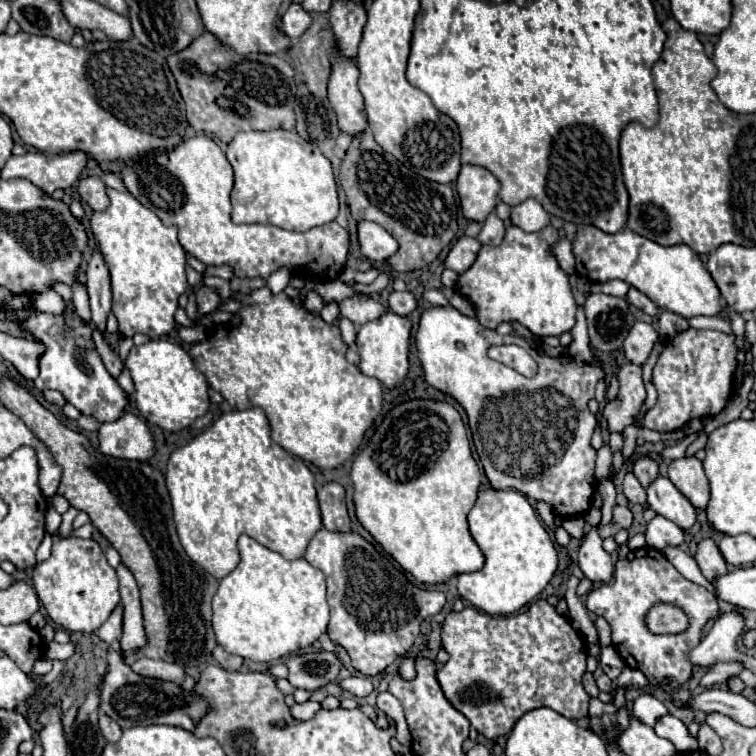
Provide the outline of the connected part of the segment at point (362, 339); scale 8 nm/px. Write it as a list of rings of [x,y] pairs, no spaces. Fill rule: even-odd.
[[[387,312],[381,318],[363,324],[361,330],[357,332],[357,352],[361,356],[359,360],[361,372],[365,376],[377,378],[389,390],[399,386],[409,372],[409,336],[411,336],[411,322],[393,312]]]

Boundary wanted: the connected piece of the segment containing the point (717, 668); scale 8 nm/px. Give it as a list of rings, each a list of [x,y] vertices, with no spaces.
[[[713,664],[713,666],[709,668],[709,672],[703,676],[701,686],[713,686],[713,684],[727,682],[729,676],[739,674],[741,670],[743,670],[741,664]]]

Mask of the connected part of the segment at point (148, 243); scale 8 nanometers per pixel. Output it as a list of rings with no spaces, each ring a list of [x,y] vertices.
[[[107,190],[111,206],[105,212],[95,212],[91,230],[101,248],[101,254],[111,272],[113,314],[119,320],[119,332],[133,336],[137,332],[149,338],[159,338],[177,328],[175,312],[179,296],[187,290],[185,250],[177,240],[175,226],[163,226],[155,212],[147,210],[129,192]]]

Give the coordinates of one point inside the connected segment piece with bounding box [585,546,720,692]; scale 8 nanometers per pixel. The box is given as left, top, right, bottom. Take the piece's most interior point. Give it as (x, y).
(645, 577)

